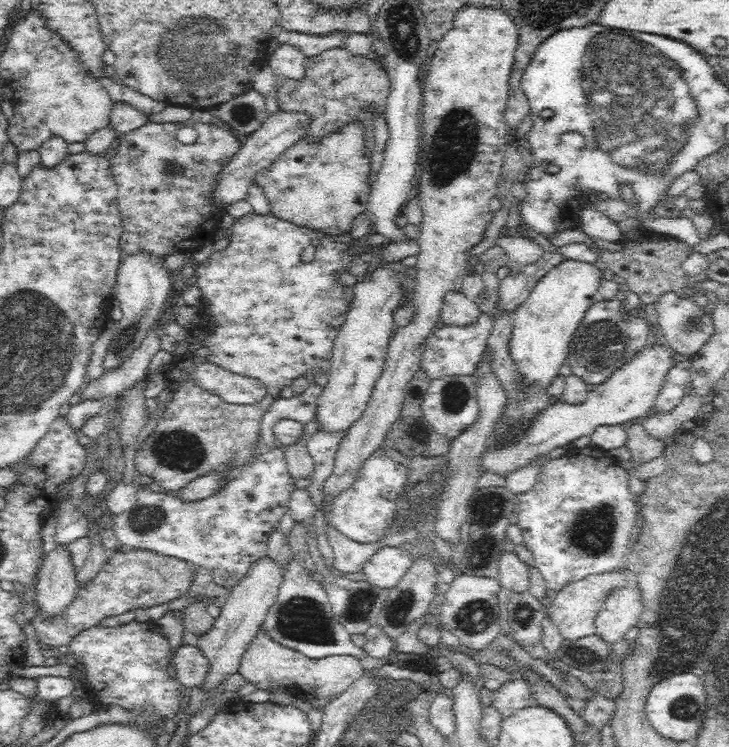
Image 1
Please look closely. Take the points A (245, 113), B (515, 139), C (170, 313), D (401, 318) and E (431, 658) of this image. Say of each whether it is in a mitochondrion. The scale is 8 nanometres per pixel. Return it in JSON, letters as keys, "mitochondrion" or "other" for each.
{"A":"mitochondrion","B":"other","C":"other","D":"other","E":"other"}

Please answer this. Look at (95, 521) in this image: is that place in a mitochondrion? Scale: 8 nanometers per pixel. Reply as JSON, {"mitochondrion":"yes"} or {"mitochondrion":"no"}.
{"mitochondrion":"no"}

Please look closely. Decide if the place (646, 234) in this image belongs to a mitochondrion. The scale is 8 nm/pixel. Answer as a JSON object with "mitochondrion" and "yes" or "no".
{"mitochondrion":"no"}

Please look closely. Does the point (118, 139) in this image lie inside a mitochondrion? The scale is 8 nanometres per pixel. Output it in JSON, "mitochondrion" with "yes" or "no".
{"mitochondrion":"no"}

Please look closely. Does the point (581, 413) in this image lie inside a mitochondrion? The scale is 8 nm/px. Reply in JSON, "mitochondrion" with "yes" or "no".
{"mitochondrion":"no"}

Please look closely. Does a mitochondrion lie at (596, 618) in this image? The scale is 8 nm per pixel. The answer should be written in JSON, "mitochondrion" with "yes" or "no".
{"mitochondrion":"no"}

